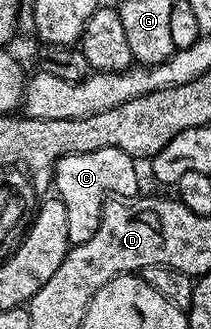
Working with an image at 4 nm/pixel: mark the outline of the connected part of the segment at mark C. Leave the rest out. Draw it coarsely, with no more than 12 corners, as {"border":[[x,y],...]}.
{"border":[[114,148],[57,160],[52,187],[70,245],[95,238],[110,198],[138,195]]}

